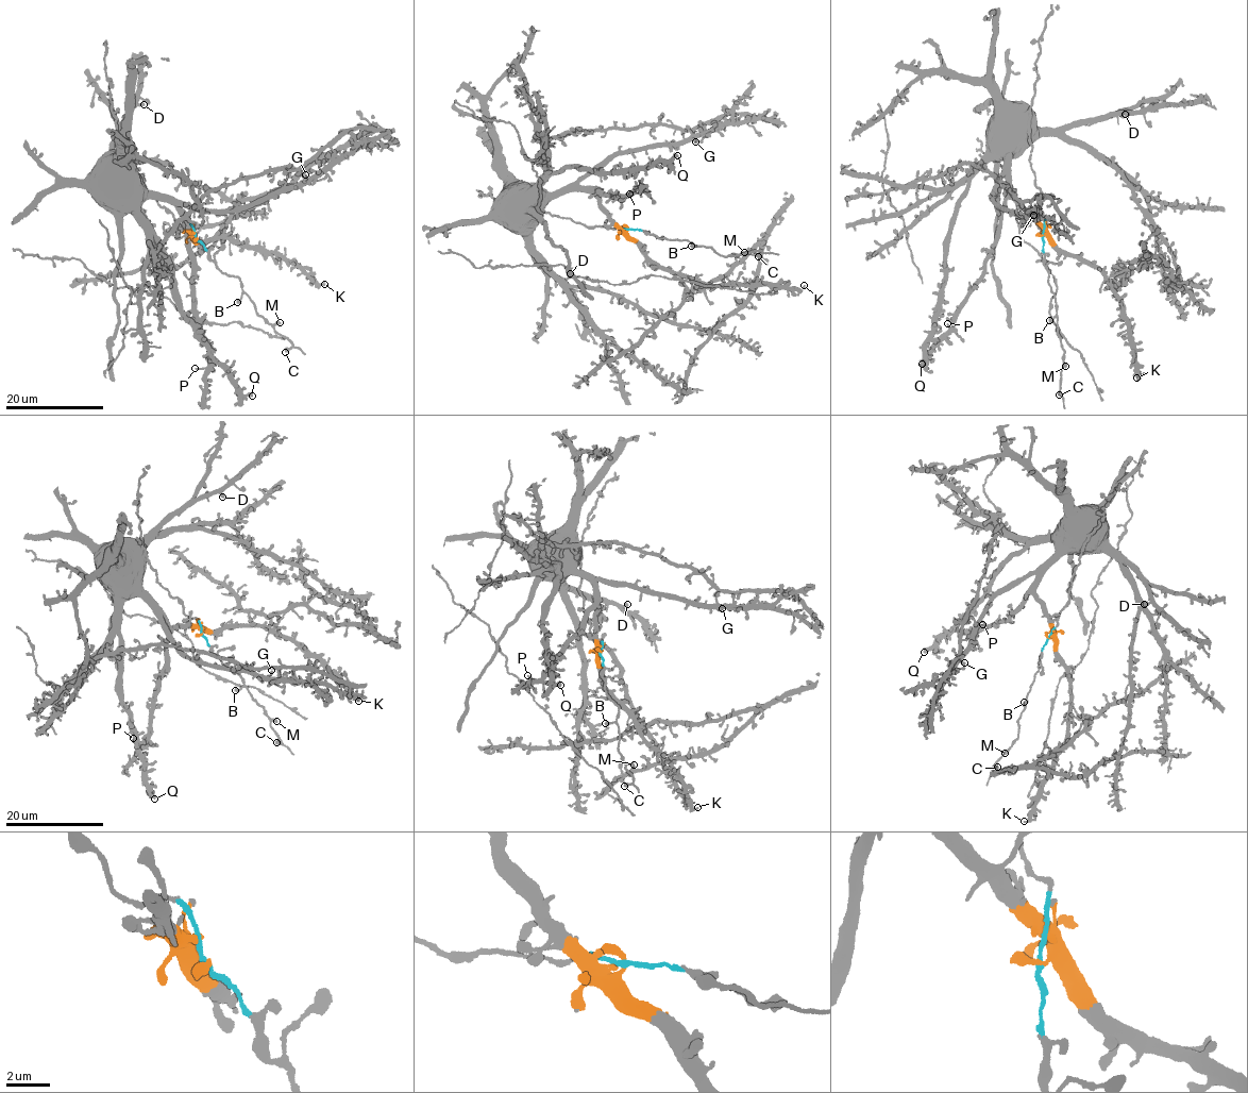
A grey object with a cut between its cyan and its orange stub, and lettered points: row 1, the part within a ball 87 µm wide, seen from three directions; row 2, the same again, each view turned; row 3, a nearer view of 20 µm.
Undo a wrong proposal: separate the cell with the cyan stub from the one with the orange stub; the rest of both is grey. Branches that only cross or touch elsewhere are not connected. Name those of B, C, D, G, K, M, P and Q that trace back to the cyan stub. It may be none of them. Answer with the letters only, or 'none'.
B, C, M

